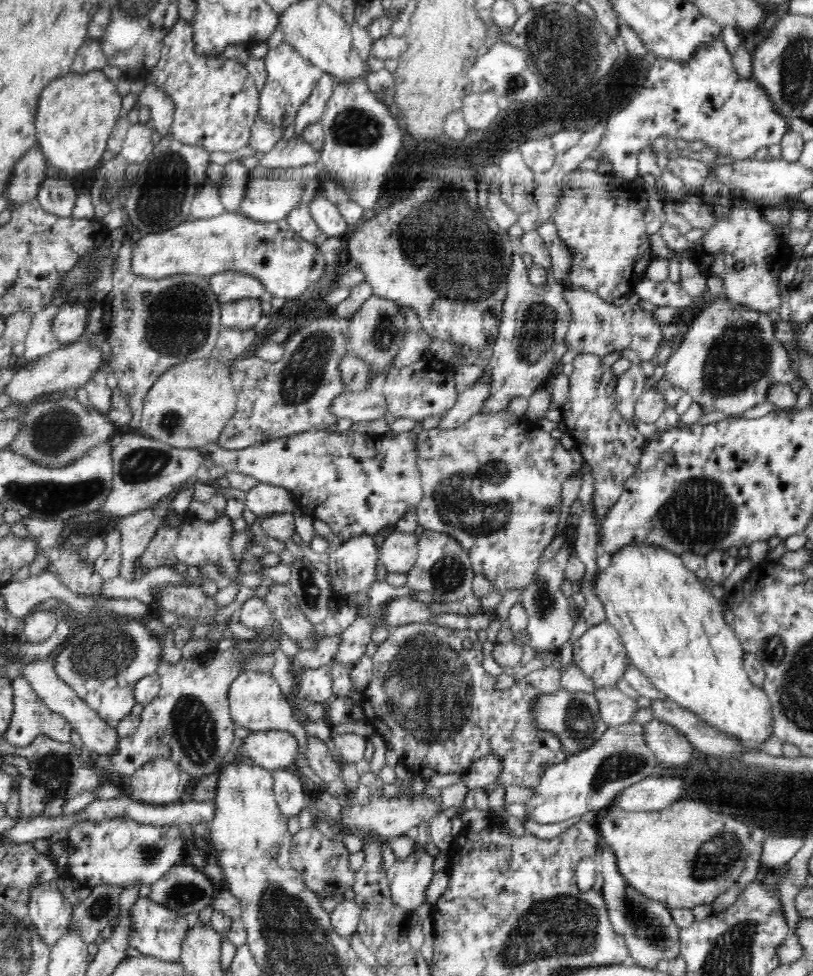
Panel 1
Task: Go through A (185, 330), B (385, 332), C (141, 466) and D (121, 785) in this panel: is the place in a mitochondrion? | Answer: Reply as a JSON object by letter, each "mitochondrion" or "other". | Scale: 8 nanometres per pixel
{"A":"mitochondrion","B":"mitochondrion","C":"mitochondrion","D":"other"}

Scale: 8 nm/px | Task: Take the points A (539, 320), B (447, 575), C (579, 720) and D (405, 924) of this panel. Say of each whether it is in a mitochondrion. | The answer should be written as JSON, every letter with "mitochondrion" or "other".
{"A":"mitochondrion","B":"mitochondrion","C":"mitochondrion","D":"other"}

